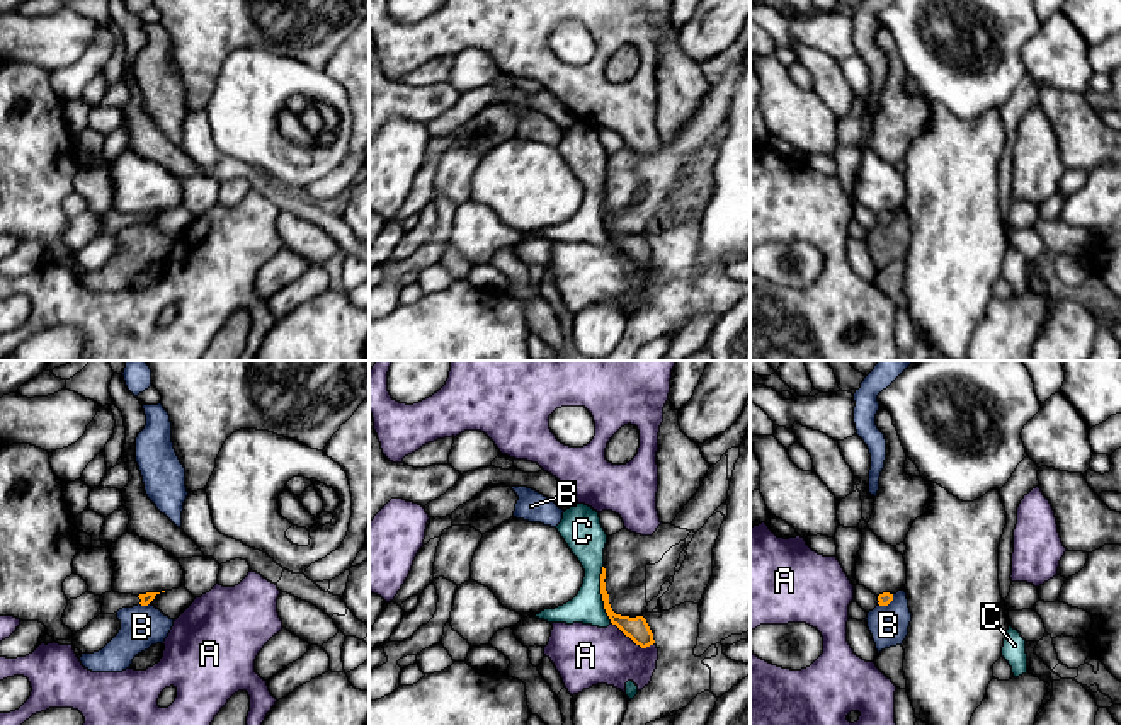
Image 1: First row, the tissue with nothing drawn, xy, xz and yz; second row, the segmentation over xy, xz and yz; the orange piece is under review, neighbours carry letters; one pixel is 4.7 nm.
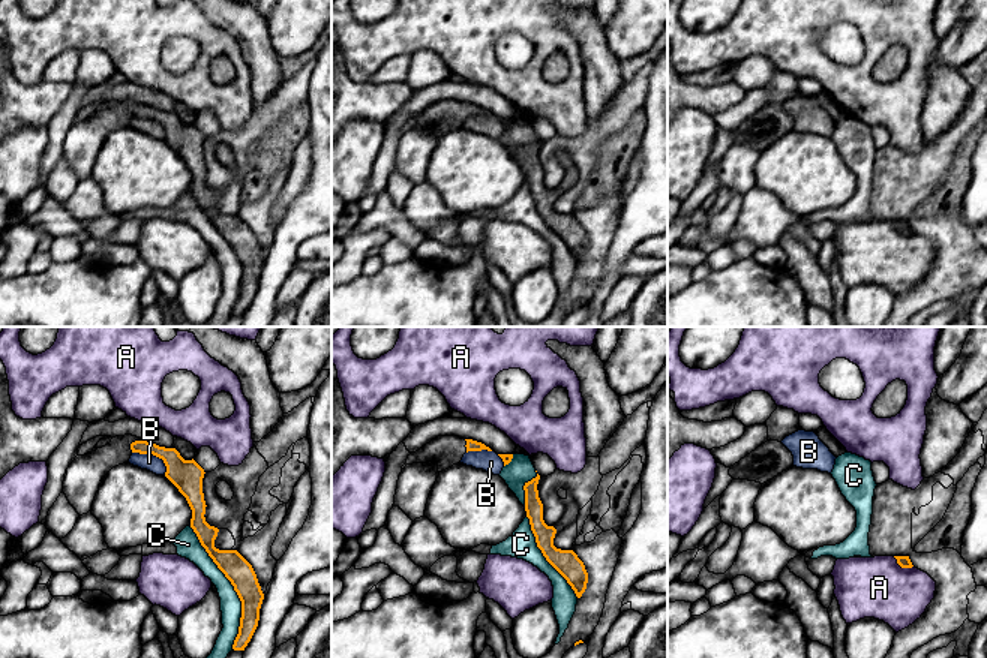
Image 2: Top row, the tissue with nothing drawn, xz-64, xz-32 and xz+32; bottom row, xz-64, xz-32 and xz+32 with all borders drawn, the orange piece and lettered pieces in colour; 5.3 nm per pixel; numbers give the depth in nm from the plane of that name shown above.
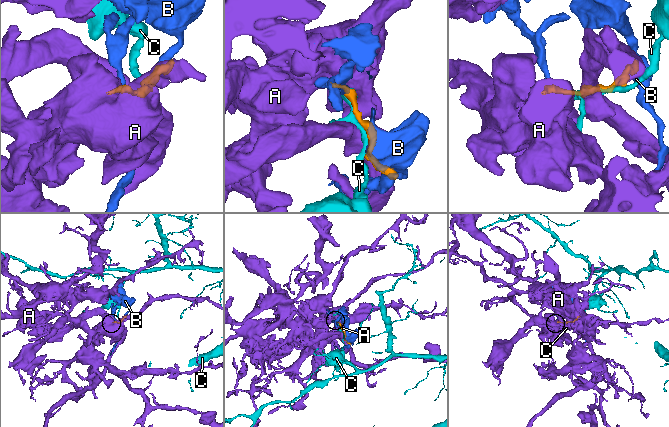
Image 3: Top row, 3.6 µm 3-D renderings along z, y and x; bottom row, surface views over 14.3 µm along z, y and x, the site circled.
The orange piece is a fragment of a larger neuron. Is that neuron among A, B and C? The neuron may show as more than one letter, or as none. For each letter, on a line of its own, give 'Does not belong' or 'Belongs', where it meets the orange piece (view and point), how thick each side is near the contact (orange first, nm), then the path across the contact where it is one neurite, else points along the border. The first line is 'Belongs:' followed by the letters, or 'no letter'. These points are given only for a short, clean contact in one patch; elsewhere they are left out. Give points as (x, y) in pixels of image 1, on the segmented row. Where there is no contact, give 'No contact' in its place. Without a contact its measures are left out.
Belongs: no letter
A: Does not belong. Touches orange at xz (633, 640). Thickness 110 nm (orange) against 300 nm. Boundary: xz (611, 622), (642, 647), (654, 644)
B: Does not belong. Touches orange at xy (145, 605). Thickness 50 nm (orange) against 200 nm
C: Does not belong. Touches orange at xz (601, 593). Thickness 110 nm (orange) against 170 nm

